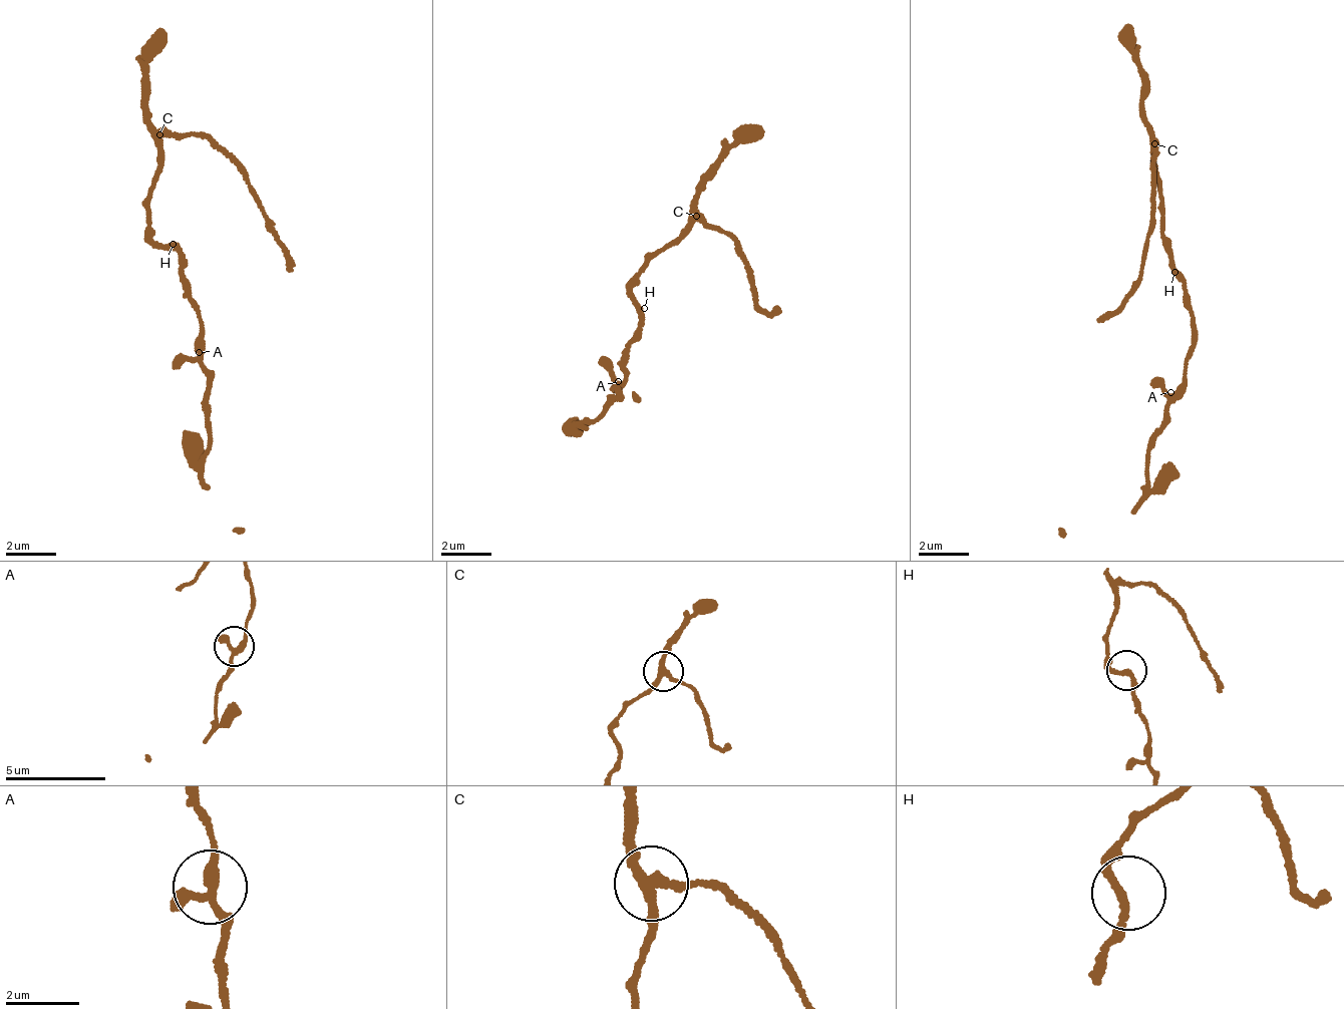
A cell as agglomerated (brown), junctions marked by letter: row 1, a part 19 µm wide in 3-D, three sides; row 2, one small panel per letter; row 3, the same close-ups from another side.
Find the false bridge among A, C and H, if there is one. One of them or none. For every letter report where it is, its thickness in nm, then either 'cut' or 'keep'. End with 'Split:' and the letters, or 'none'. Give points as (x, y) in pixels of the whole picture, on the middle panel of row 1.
A: (618, 381) | 240 nm | keep
C: (696, 216) | 240 nm | cut
H: (644, 308) | 180 nm | keep
Split: C

